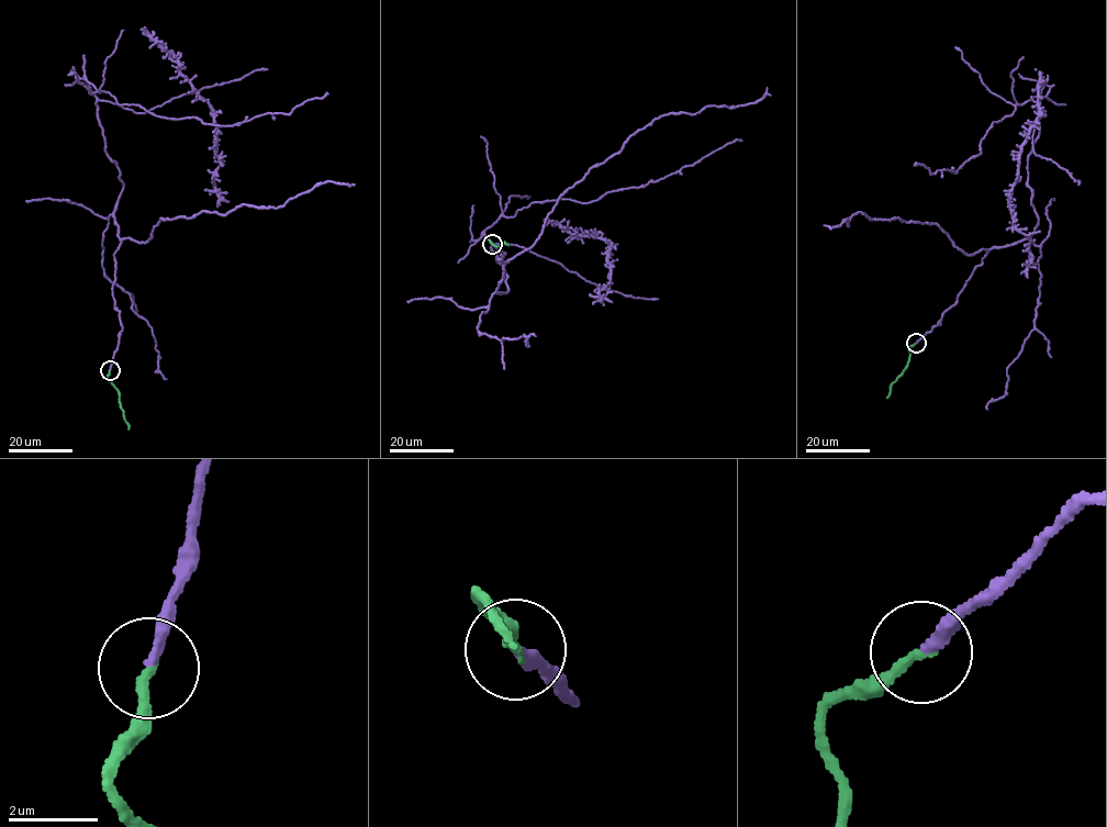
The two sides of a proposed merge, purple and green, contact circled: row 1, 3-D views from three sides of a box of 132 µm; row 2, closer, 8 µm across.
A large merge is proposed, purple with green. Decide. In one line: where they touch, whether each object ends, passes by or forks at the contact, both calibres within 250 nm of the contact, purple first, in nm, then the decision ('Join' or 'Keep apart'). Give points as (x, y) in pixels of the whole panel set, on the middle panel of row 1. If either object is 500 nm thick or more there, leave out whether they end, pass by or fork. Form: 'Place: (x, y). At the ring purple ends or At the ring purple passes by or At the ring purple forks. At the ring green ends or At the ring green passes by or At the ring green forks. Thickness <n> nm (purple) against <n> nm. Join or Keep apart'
Place: (492, 244). At the ring purple ends. At the ring green ends. Thickness 240 nm (purple) against 220 nm. Join

